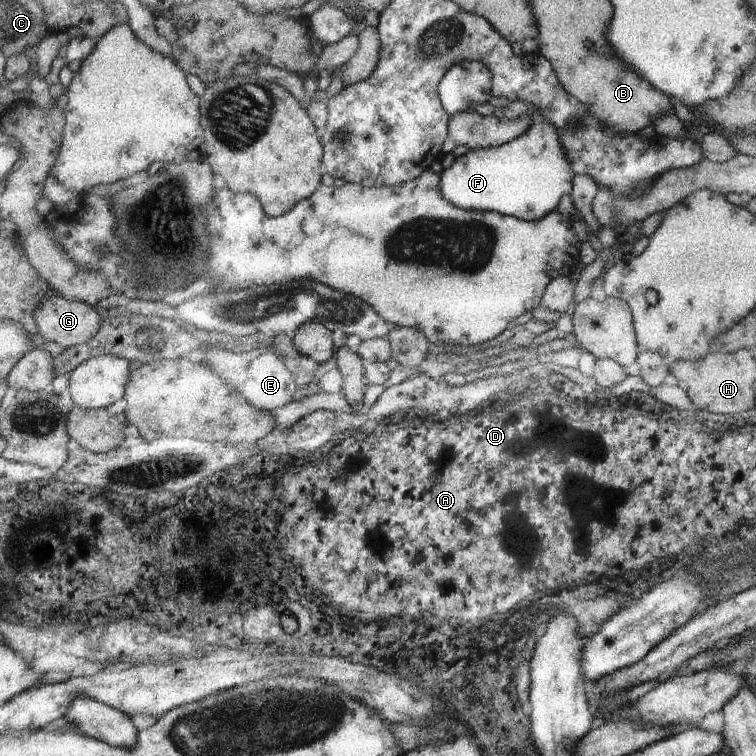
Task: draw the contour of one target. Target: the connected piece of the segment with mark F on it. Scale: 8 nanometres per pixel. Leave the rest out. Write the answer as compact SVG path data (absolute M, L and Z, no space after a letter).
M515 100L509 101L503 110L509 120L531 116L531 128L501 147L469 150L455 158L455 162L441 174L441 194L451 204L465 210L495 211L537 222L556 210L561 196L570 194L574 172L561 152L555 128L543 120L535 106Z

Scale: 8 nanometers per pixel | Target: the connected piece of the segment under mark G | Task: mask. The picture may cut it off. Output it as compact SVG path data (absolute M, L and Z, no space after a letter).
M52 293L37 307L35 312L36 323L43 339L56 342L65 350L77 344L89 342L99 334L101 328L101 316L95 312L95 308L85 302L67 300L63 295Z

